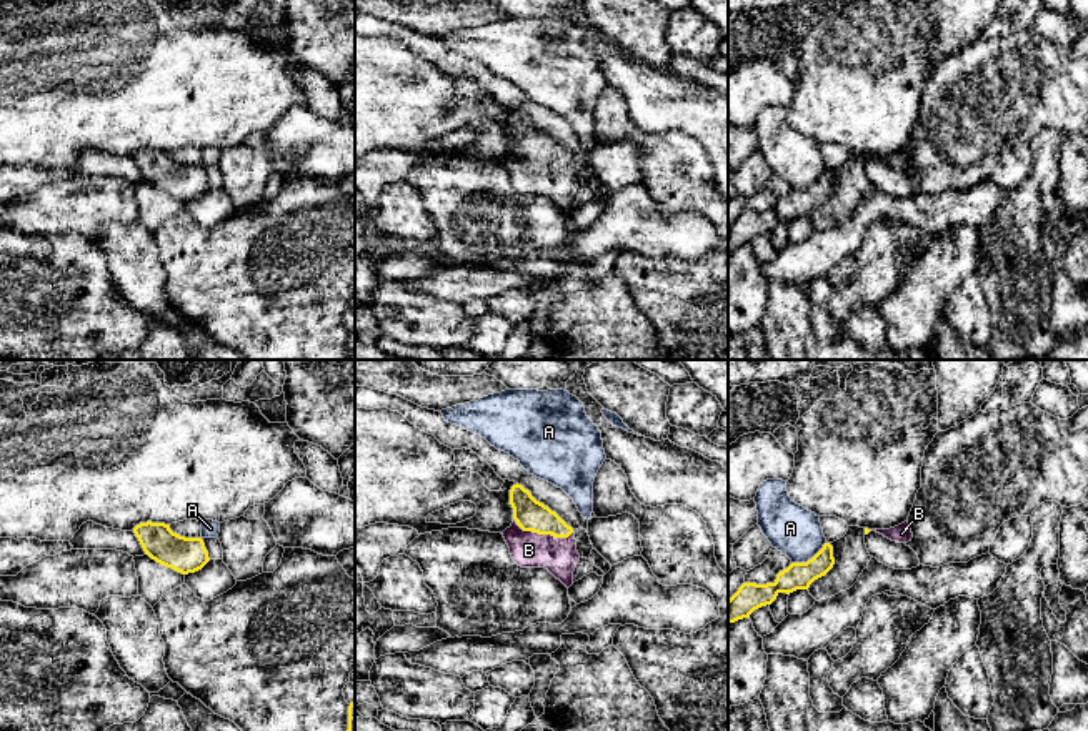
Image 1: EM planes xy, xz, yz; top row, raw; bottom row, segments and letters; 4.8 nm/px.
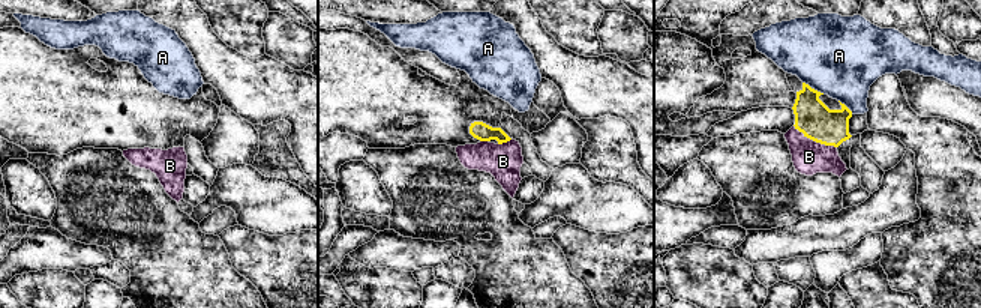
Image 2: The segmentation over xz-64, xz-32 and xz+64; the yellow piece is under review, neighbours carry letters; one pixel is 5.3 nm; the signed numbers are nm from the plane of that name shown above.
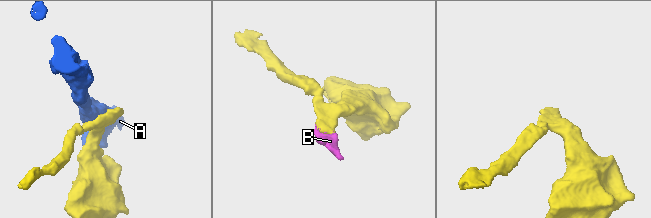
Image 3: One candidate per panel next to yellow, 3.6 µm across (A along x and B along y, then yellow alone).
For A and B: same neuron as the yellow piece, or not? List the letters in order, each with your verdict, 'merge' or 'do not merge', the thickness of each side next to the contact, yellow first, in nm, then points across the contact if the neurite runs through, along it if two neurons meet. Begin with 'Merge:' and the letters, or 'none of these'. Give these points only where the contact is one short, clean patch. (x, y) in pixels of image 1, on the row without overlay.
Merge: B
A: do not merge; 130 nm thick on the yellow side, 240 nm on the other
B: merge; 160 nm thick on the yellow side, 180 nm on the other; runs through xz (530, 142), (532, 149), (544, 160), (529, 177)

